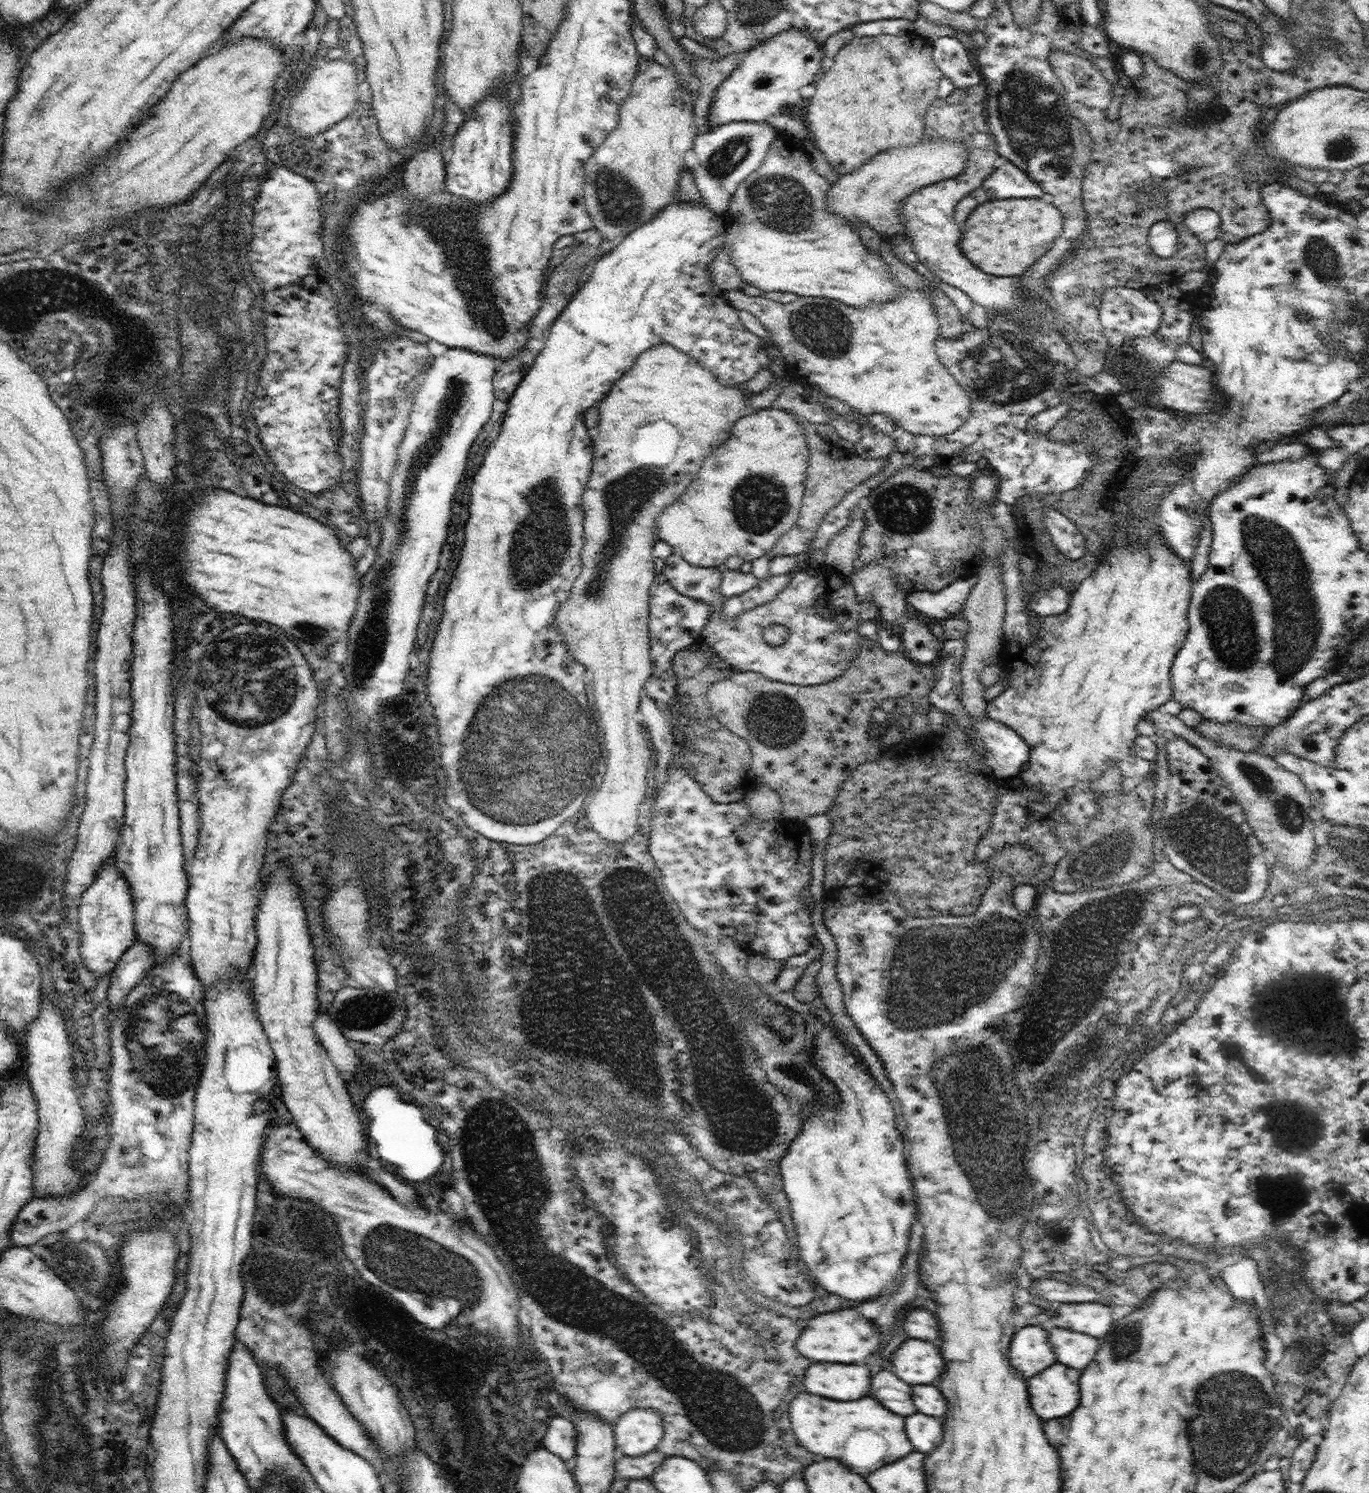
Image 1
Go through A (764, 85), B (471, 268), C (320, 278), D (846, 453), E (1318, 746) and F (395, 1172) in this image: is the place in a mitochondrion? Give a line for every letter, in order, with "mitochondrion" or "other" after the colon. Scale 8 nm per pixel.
A: other
B: mitochondrion
C: other
D: other
E: other
F: other

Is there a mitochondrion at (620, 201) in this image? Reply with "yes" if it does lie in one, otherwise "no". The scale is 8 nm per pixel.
yes

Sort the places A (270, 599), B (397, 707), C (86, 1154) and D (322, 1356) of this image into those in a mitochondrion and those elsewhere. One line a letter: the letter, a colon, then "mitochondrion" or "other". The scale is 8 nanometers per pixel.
A: other
B: other
C: mitochondrion
D: other

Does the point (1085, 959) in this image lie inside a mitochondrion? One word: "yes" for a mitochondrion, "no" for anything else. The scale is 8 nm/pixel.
yes

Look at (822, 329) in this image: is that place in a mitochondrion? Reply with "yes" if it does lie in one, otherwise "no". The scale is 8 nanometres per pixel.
yes

